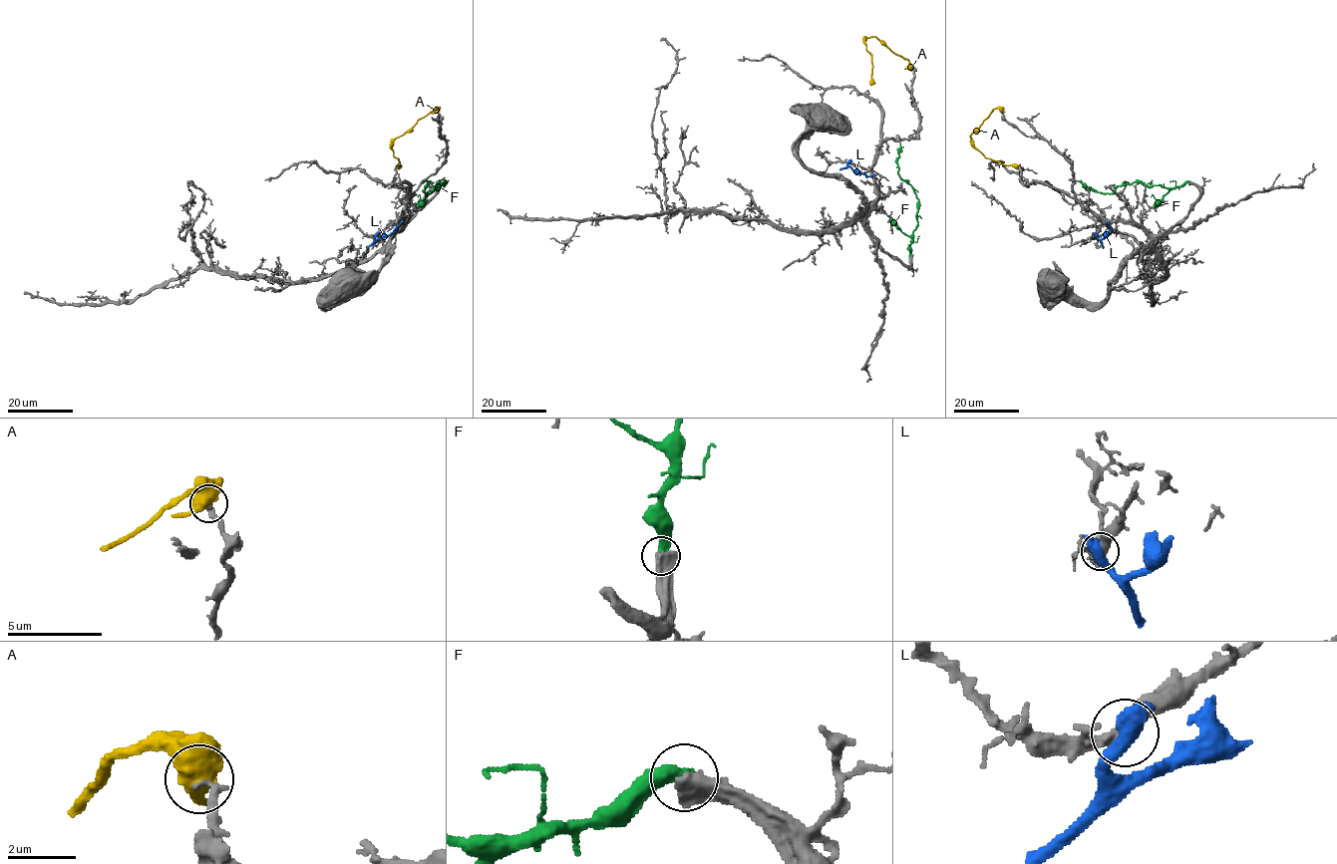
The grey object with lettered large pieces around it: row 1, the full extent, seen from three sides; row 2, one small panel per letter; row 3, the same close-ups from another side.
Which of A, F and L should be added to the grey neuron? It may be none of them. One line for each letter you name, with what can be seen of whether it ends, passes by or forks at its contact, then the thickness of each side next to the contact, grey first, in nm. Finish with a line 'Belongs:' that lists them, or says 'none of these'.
Belongs: none of these

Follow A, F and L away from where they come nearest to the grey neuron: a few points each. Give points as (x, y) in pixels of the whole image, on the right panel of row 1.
A: (1002, 111), (994, 109), (970, 137), (984, 155), (1018, 168)
F: (1188, 181), (1174, 187), (1147, 186), (1134, 181), (1107, 193), (1095, 191), (1076, 180)
L: (1096, 234), (1101, 239), (1106, 235), (1110, 230), (1108, 221)

